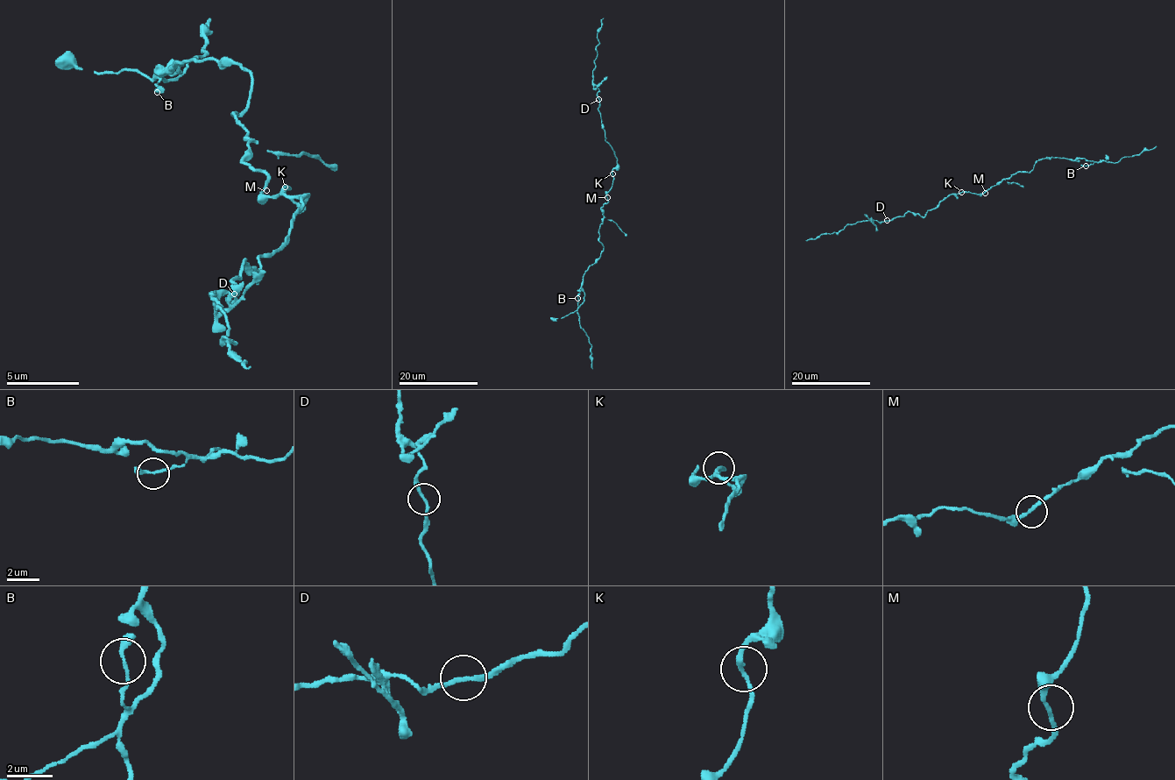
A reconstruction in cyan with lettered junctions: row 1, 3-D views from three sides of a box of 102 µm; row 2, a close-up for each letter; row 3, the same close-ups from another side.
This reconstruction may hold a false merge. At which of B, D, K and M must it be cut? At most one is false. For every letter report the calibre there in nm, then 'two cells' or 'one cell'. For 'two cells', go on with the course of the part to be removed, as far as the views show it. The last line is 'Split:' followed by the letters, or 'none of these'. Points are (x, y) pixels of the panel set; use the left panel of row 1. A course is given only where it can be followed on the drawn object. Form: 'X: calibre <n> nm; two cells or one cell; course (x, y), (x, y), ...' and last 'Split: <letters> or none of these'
B: calibre 190 nm; one cell
D: calibre 180 nm; two cells; course (233, 293), (233, 296), (211, 293), (211, 296), (230, 326), (222, 336), (251, 365)
K: calibre 180 nm; one cell
M: calibre 180 nm; one cell
Split: D

